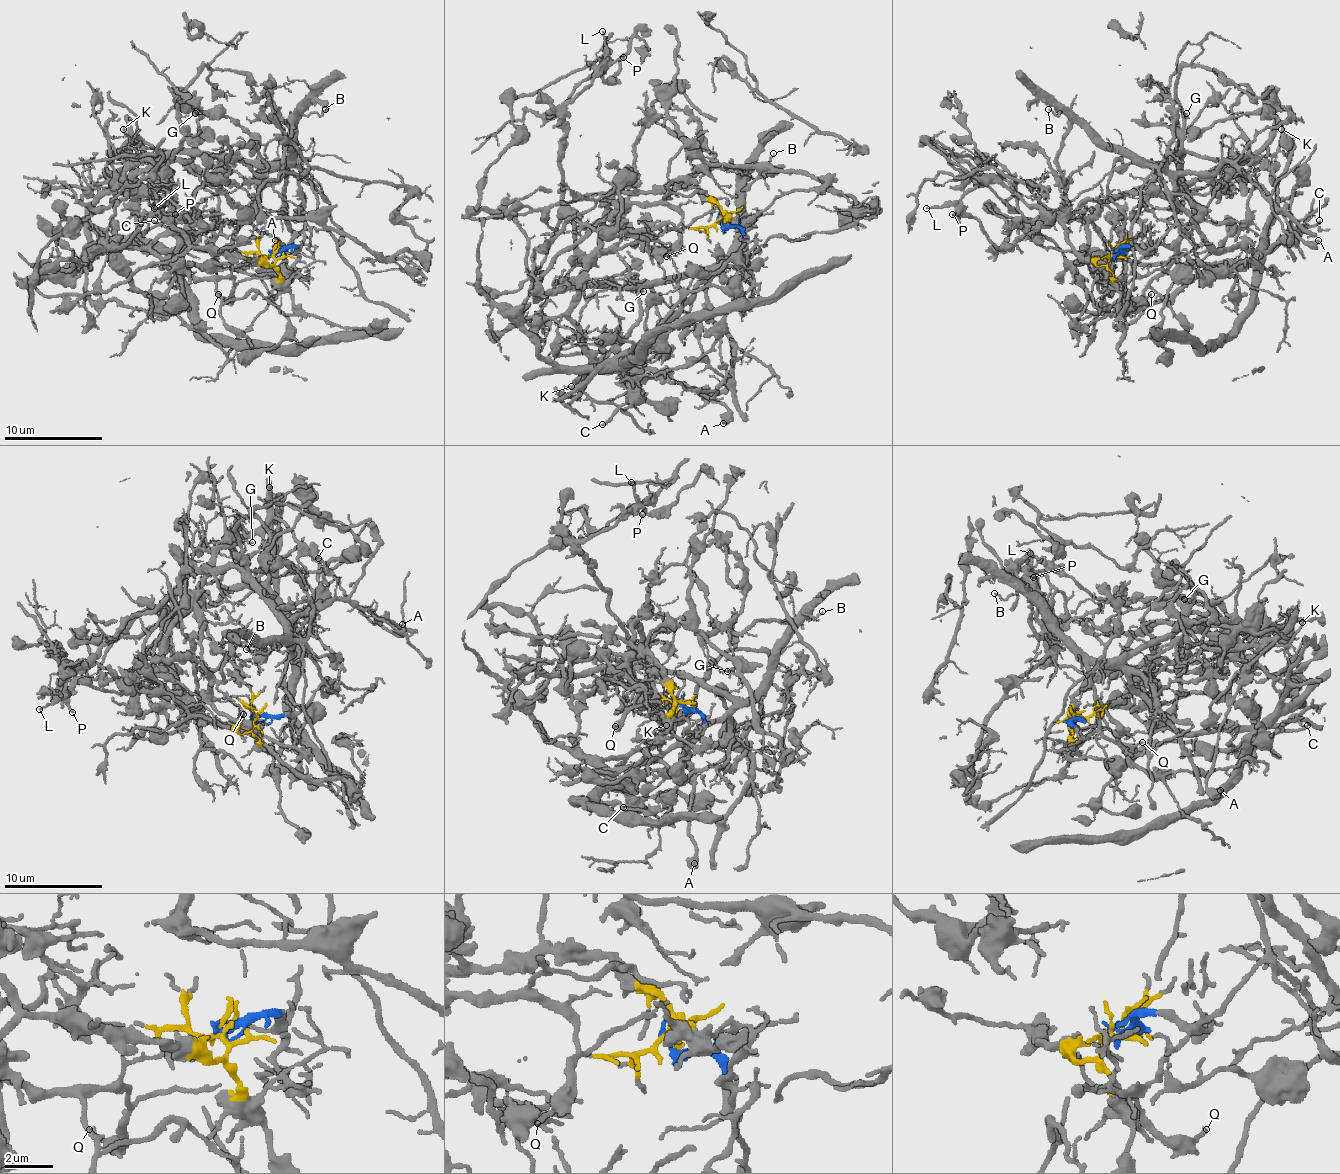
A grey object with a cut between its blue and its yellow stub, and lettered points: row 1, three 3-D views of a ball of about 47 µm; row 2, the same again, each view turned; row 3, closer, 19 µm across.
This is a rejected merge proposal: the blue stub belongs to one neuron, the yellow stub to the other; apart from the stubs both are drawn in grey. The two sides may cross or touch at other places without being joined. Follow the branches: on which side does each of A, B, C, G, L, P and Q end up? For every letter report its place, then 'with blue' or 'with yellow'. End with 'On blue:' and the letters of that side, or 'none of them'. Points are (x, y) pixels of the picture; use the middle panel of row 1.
A: place (723, 423); with yellow
B: place (773, 153); with blue
C: place (602, 424); with blue
G: place (643, 291); with blue
L: place (602, 31); with yellow
P: place (623, 57); with yellow
Q: place (666, 256); with blue
On blue: B, C, G, Q

